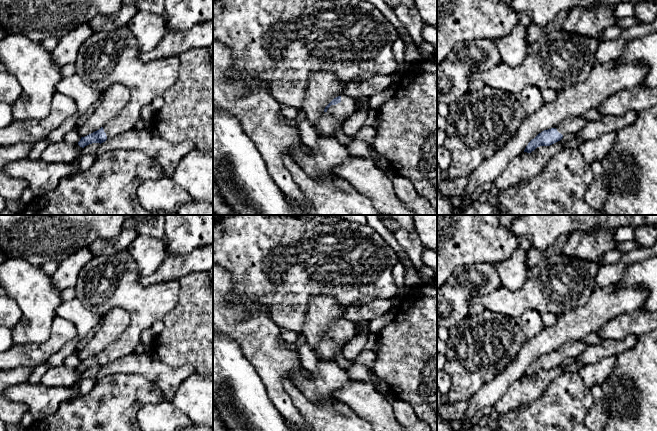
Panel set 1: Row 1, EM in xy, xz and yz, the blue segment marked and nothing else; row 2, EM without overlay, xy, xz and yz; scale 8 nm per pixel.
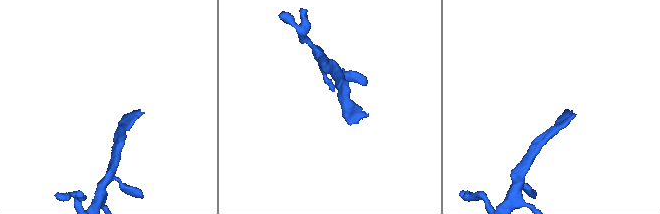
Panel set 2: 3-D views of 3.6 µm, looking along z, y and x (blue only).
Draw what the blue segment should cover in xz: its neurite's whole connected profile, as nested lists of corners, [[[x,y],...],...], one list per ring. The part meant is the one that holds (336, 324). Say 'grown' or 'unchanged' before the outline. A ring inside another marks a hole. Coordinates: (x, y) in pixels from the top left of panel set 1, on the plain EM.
grown | [[[343,318],[334,322],[324,333],[316,354],[319,358],[336,361],[343,348],[357,337],[355,321]]]

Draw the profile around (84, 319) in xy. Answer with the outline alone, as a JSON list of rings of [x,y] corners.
[[[76,298],[71,302],[63,302],[63,304],[57,308],[57,316],[67,319],[75,325],[77,337],[66,343],[47,360],[48,369],[63,365],[65,358],[75,353],[77,343],[86,335],[90,334],[91,330],[100,320],[100,315],[91,309],[85,308]]]

